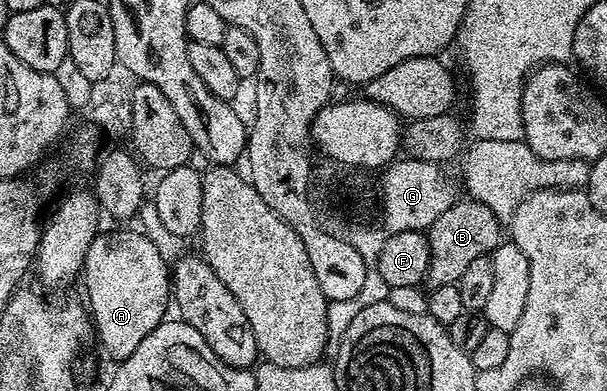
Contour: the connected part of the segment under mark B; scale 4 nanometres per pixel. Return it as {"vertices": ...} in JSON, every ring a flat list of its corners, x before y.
{"vertices":[[459,200,443,216,439,216,429,225,427,231,429,239,429,275,427,282,430,287,443,284,457,285,459,276,463,276,465,269,479,260,479,256,492,254,493,249,503,241,503,222,487,208,487,204,479,204,472,200]]}

